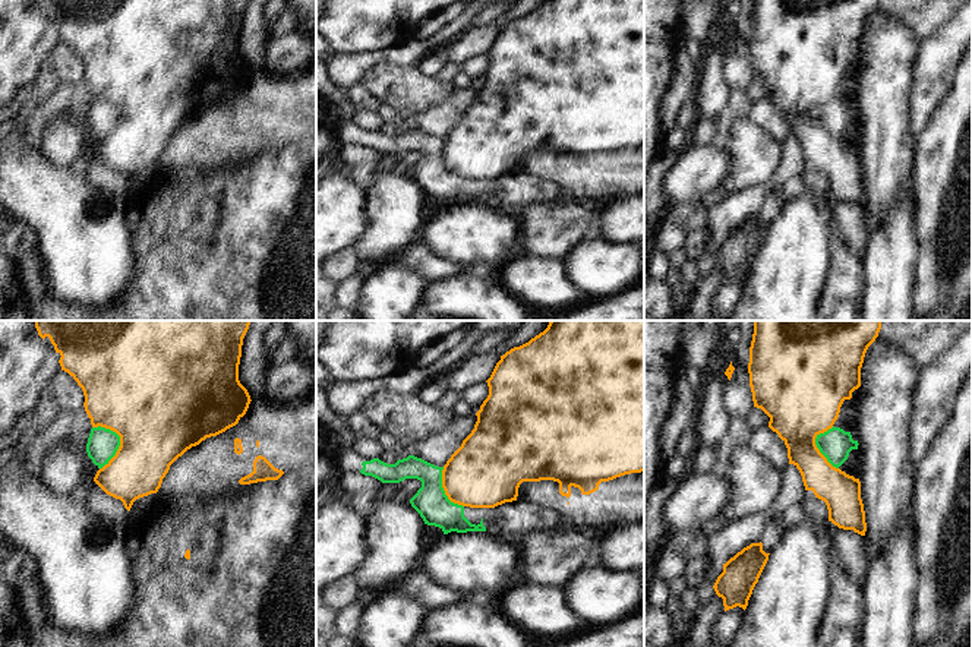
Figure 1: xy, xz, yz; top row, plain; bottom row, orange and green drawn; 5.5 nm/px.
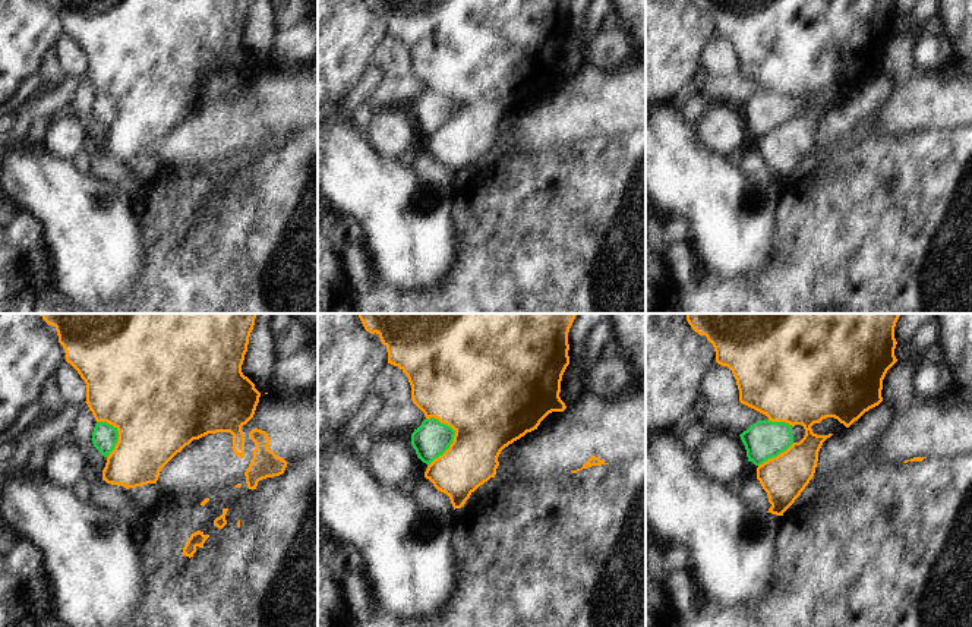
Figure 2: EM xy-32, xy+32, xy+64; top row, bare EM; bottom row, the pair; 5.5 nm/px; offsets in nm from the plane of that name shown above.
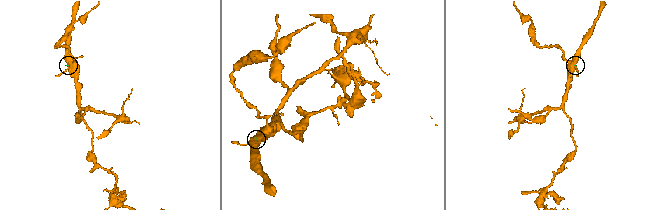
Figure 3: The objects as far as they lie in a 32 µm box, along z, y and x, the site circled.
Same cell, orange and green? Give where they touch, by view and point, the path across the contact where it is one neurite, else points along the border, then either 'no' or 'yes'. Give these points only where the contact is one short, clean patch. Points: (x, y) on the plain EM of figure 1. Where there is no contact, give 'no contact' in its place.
contact xy (120, 114); border xy (98, 97), (111, 101), (119, 109), (117, 123), (100, 141); no

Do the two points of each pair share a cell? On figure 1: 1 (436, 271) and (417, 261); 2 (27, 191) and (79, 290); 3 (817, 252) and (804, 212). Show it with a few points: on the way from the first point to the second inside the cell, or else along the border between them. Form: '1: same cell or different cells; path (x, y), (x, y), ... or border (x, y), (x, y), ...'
1: same cell; path (432, 268), (422, 261)
2: same cell; path (51, 215), (79, 243), (79, 265)
3: same cell; path (807, 242), (804, 239), (804, 223)

